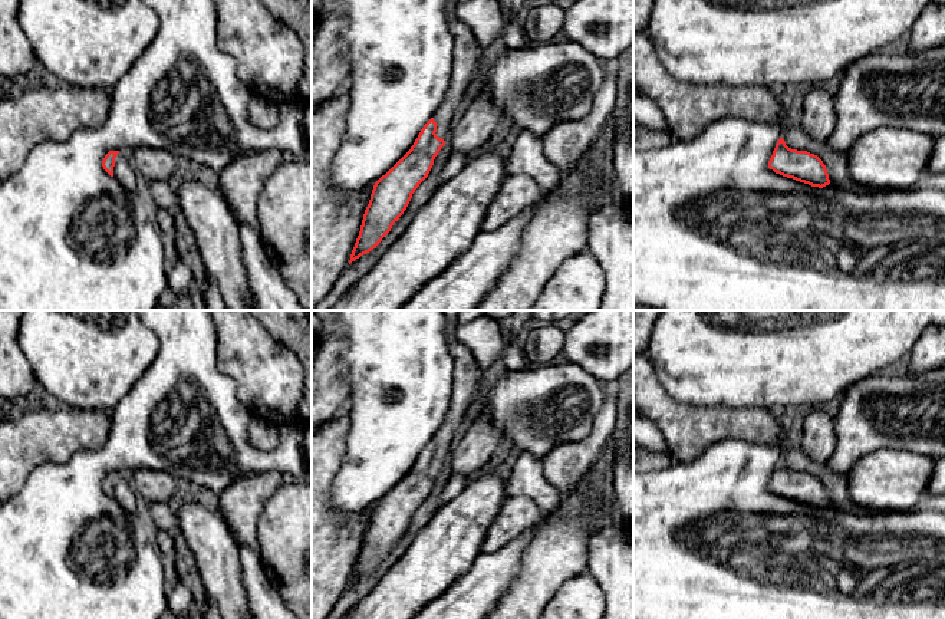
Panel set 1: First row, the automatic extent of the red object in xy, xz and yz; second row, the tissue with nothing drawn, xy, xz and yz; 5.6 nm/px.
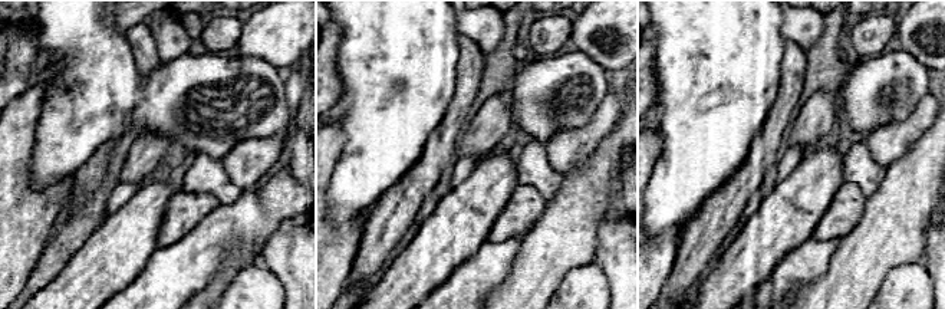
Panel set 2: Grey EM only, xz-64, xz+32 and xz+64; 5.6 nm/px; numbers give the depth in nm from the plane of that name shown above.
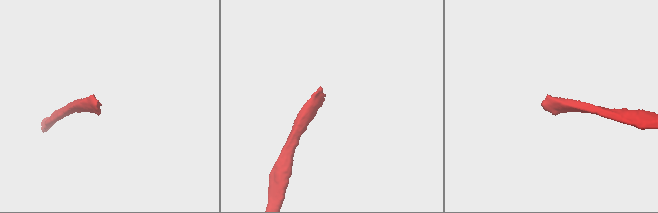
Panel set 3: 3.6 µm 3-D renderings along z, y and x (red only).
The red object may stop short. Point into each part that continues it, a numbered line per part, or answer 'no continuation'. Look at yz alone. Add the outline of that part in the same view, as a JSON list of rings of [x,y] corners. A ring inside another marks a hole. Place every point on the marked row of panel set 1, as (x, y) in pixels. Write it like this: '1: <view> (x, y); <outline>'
no continuation

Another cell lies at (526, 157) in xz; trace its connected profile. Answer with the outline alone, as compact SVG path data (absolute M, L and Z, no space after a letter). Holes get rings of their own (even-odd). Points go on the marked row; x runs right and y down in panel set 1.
M520 132L507 157L508 175L529 175L546 194L560 178L560 169L543 152L543 141L530 132Z

